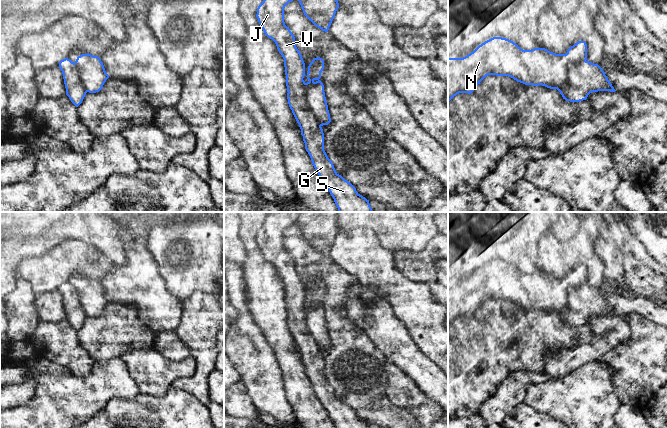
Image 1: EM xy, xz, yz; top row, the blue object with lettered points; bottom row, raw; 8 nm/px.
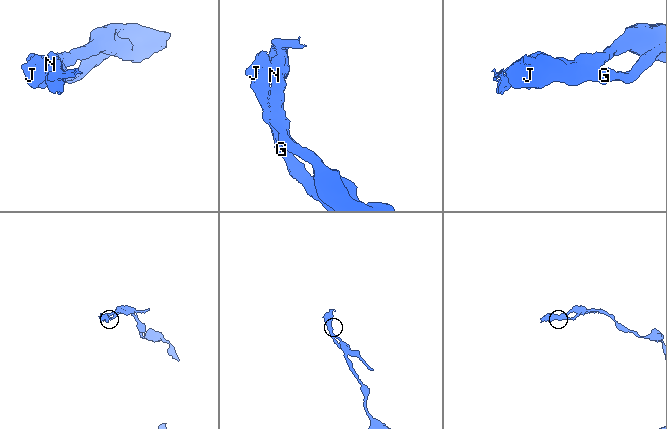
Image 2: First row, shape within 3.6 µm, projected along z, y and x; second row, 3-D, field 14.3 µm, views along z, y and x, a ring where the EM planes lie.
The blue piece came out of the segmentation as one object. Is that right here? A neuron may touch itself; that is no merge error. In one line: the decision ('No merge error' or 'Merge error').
Merge error

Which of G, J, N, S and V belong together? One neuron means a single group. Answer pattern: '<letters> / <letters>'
G J S V / N

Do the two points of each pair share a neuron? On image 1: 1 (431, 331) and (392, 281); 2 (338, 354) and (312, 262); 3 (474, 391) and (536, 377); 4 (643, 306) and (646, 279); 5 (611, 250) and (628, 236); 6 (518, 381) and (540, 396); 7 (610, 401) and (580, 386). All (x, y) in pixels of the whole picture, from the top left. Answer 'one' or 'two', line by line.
1: one
2: one
3: two
4: two
5: two
6: two
7: one

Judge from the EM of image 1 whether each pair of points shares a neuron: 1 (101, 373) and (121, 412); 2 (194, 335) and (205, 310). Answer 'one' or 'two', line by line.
1: two
2: one

